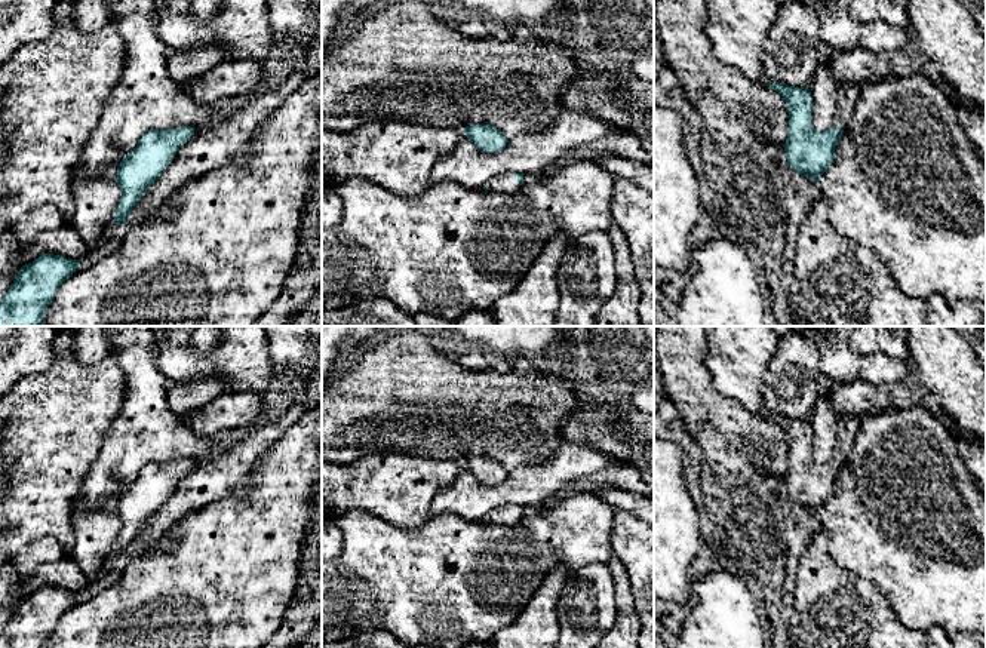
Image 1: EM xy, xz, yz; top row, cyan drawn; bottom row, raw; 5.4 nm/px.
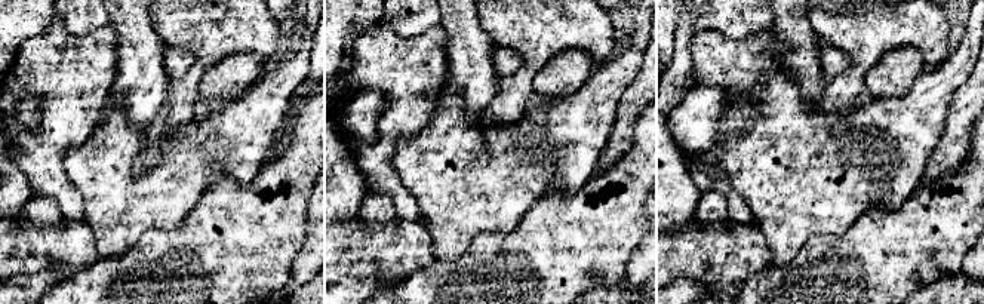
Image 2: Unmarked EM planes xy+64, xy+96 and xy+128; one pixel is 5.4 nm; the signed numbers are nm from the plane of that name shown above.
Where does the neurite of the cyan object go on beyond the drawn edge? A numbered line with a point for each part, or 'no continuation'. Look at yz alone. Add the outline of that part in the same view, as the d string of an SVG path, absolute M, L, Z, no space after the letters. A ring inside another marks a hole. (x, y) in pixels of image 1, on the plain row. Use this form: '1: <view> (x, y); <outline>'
1: yz (848, 426); M848 414L842 415L839 421L835 458L845 461L848 452L851 451L856 442L856 434L860 429L861 418L863 417L856 417L856 415L848 415Z

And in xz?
1: xz (506, 515); M504 506L488 515L489 523L514 525L519 519L512 506Z

